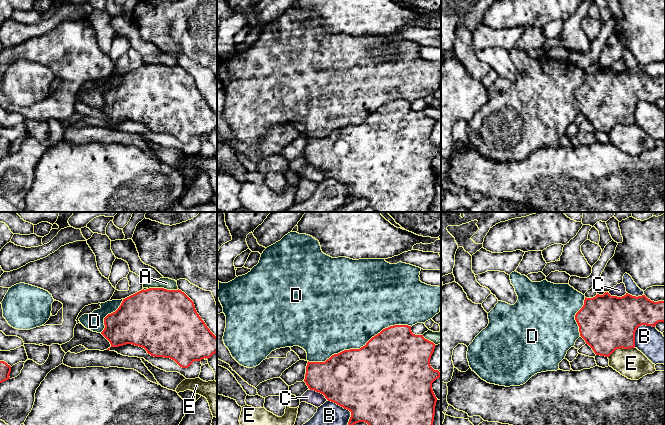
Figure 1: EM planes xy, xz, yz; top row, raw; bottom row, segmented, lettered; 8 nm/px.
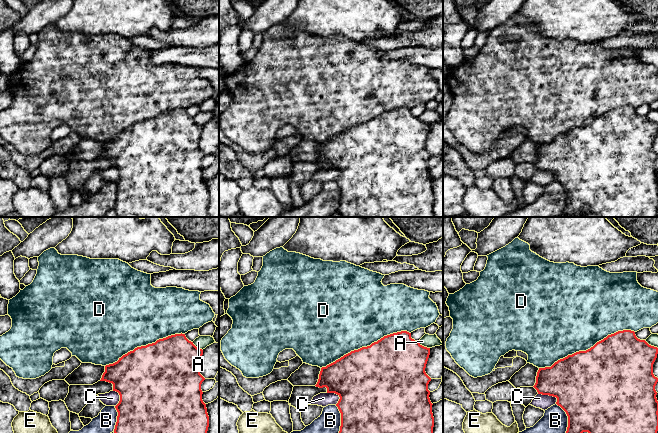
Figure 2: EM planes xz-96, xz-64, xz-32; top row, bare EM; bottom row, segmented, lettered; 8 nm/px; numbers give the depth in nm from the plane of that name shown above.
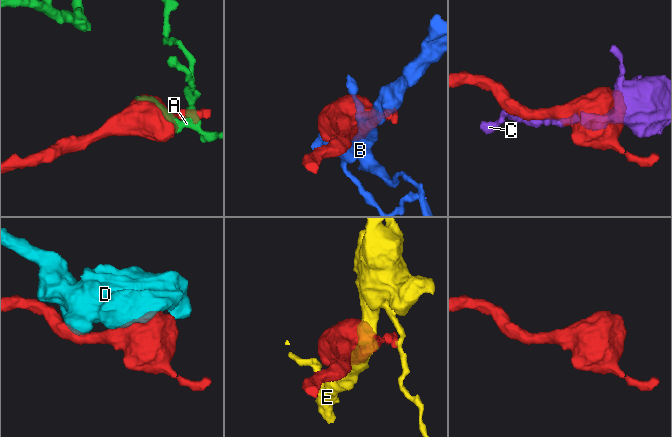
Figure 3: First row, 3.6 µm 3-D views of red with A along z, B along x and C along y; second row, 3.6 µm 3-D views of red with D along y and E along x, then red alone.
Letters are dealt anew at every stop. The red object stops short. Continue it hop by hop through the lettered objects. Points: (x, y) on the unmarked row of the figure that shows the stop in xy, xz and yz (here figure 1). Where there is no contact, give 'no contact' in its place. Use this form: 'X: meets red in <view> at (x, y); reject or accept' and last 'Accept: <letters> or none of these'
A: meets red in xy at (163, 64); reject
B: meets red in xz at (346, 184); reject
C: meets red in yz at (616, 72); reject
D: meets red in xz at (360, 124); accept
E: meets red in yz at (621, 123); reject
Accept: D

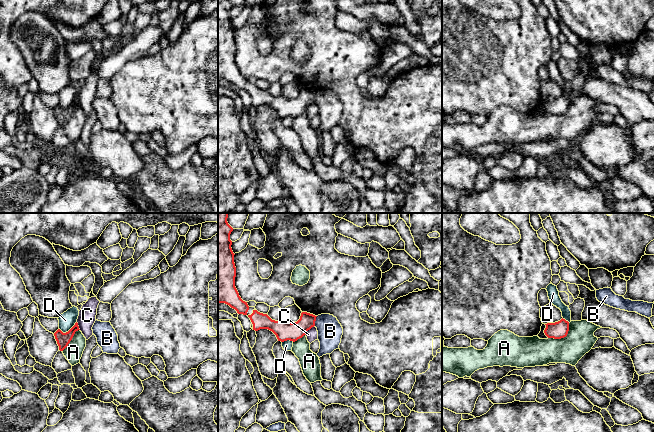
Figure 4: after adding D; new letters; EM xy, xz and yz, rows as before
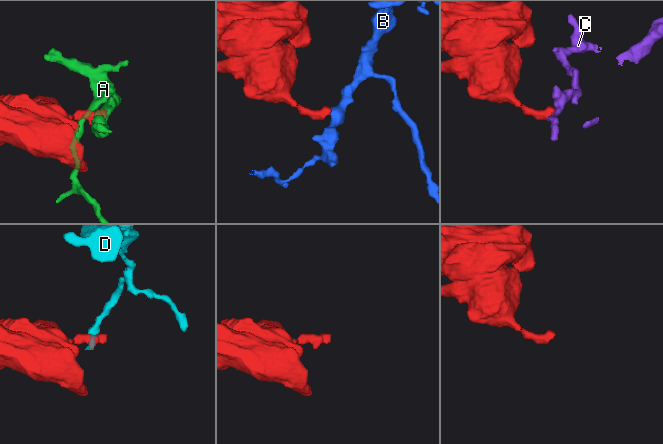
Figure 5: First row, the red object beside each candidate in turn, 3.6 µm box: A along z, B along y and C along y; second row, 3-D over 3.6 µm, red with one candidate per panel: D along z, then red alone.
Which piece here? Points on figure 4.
A: meets red in yz at (563, 113); reject
B: meets red in xz at (315, 96); reject
C: meets red in xz at (309, 105); reject
D: meets red in xy at (69, 106); reject
Accept: none of these

